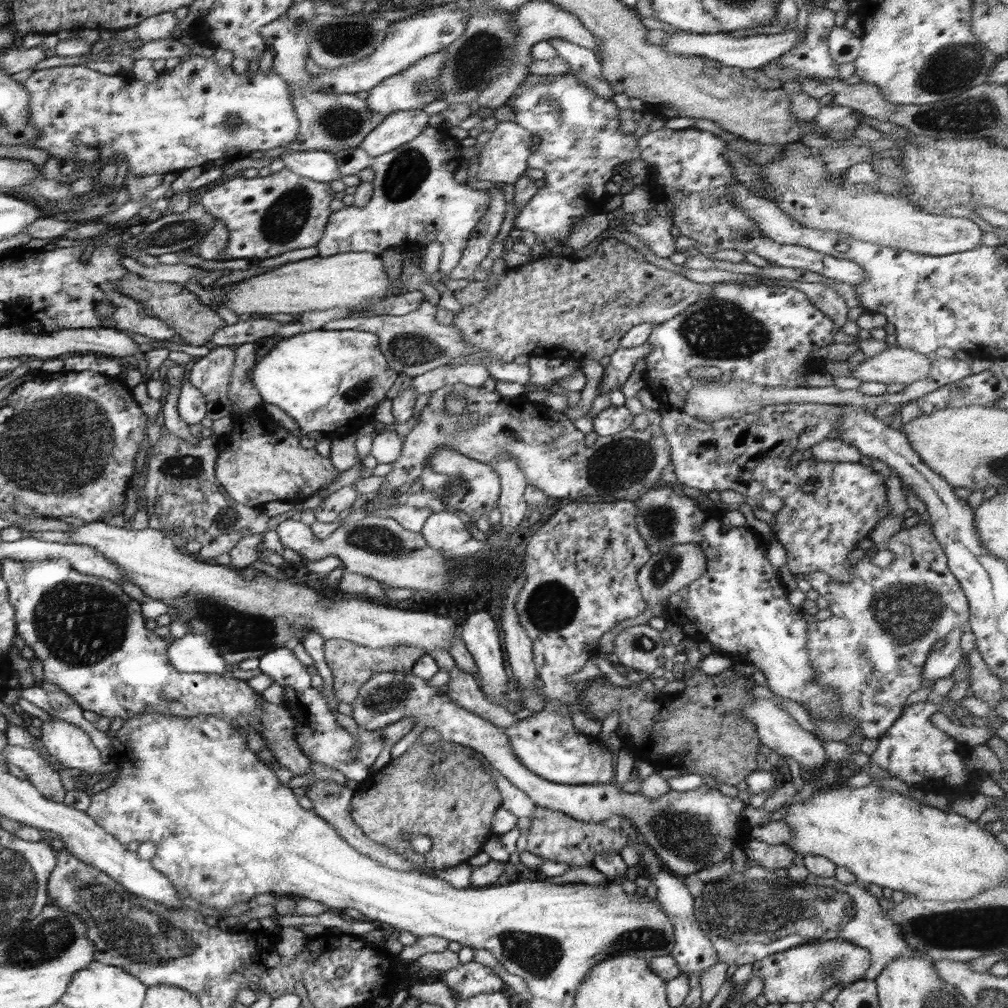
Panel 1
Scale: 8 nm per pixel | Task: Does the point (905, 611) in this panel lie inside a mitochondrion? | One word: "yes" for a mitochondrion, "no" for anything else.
yes

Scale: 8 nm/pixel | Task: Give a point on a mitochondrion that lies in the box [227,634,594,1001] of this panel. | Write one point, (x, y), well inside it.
(539, 954)

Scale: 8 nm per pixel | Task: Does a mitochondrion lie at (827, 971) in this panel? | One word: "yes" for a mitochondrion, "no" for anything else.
yes

